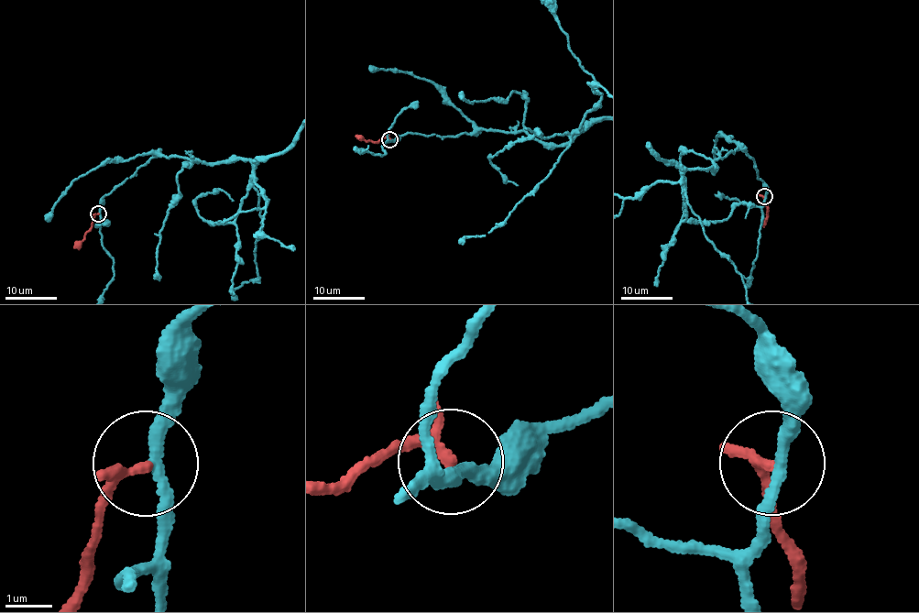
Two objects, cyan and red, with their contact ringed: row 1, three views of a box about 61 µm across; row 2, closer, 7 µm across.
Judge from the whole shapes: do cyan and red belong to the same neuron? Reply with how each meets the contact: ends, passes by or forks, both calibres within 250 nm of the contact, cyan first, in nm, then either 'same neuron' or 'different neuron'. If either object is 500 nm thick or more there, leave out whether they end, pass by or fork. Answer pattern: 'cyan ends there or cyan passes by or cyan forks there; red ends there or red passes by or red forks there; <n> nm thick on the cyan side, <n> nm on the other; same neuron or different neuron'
cyan passes by; red passes by; 240 nm thick on the cyan side, 170 nm on the other; different neuron

